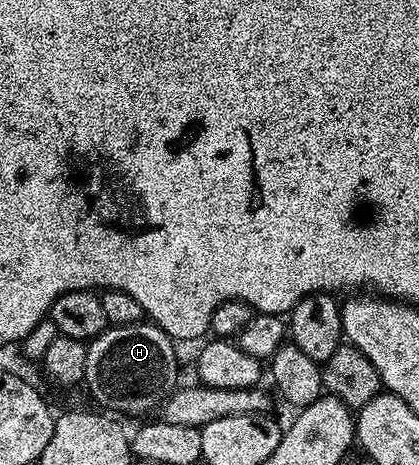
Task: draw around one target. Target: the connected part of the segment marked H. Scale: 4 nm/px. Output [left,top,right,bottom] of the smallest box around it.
[84,321,178,416]

